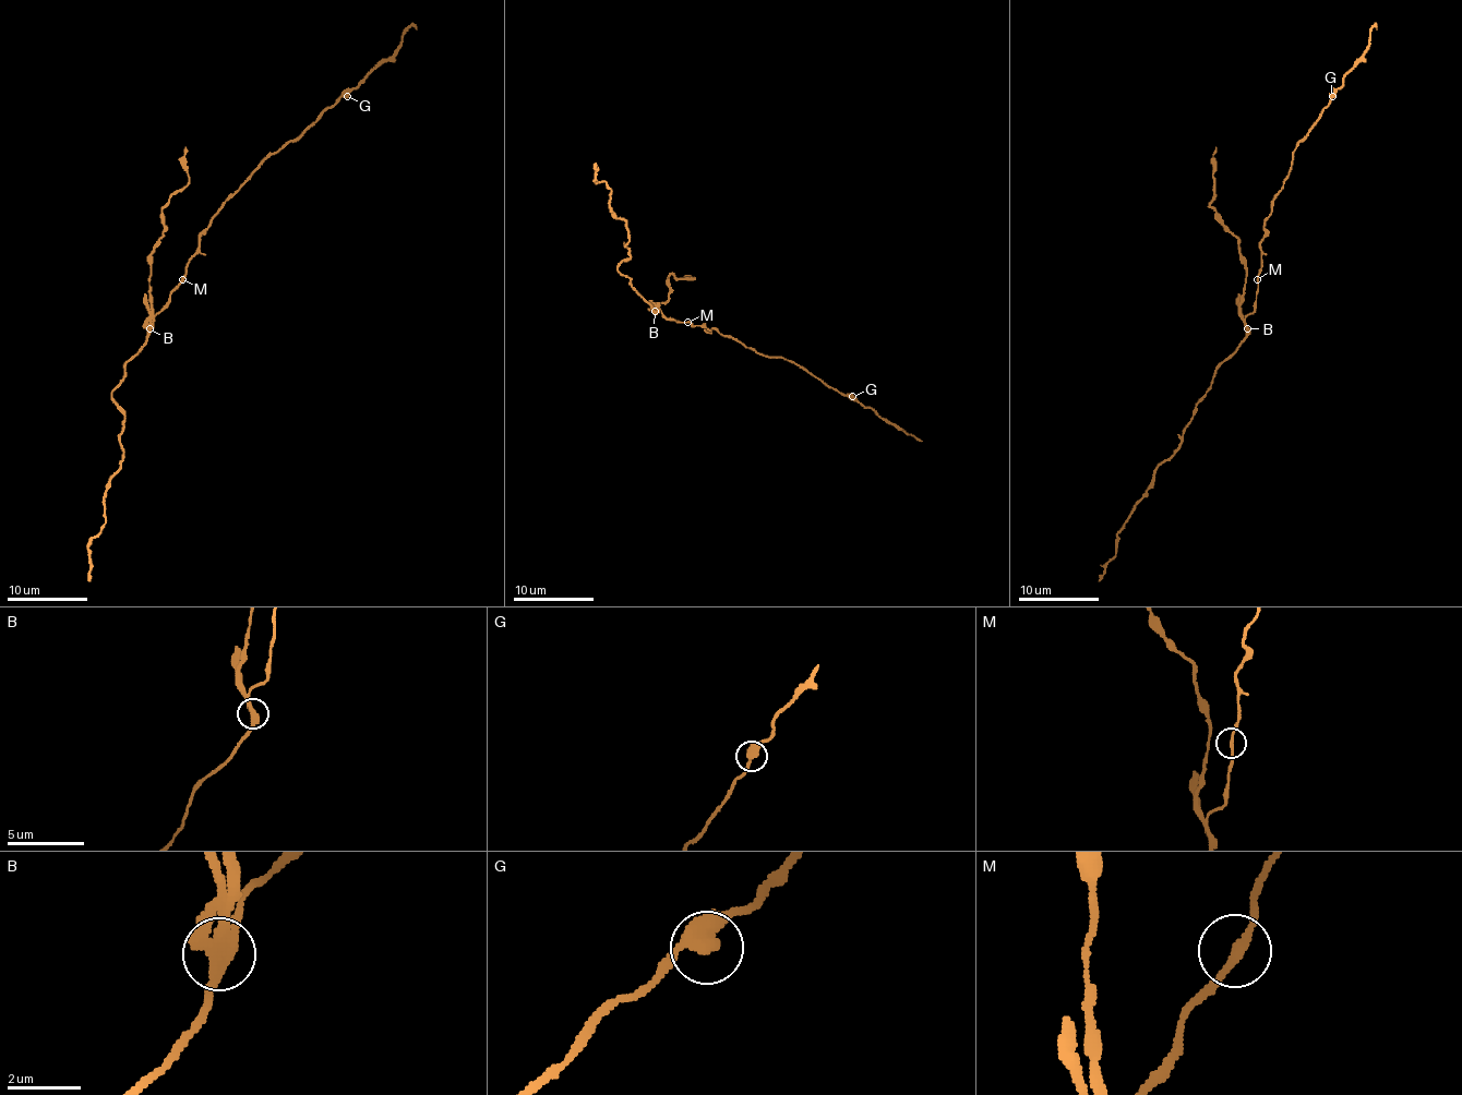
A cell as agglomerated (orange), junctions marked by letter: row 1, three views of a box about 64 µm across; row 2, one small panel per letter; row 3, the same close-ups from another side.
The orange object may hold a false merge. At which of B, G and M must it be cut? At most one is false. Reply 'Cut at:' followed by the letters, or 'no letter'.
Cut at: B

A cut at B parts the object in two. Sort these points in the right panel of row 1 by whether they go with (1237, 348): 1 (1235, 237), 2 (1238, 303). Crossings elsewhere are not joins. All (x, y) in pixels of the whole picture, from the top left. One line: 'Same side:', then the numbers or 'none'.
Same side: none

